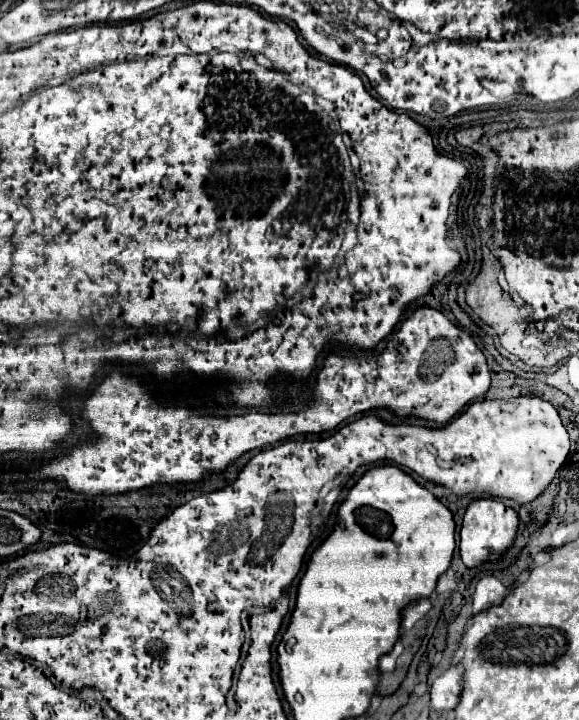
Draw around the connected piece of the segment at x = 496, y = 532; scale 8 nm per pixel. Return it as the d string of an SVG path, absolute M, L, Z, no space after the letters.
M479 498L473 500L463 516L463 526L461 526L461 542L459 542L459 554L465 566L473 568L479 566L485 560L497 560L505 550L513 544L515 532L517 532L517 512L513 508L507 508L495 498Z

